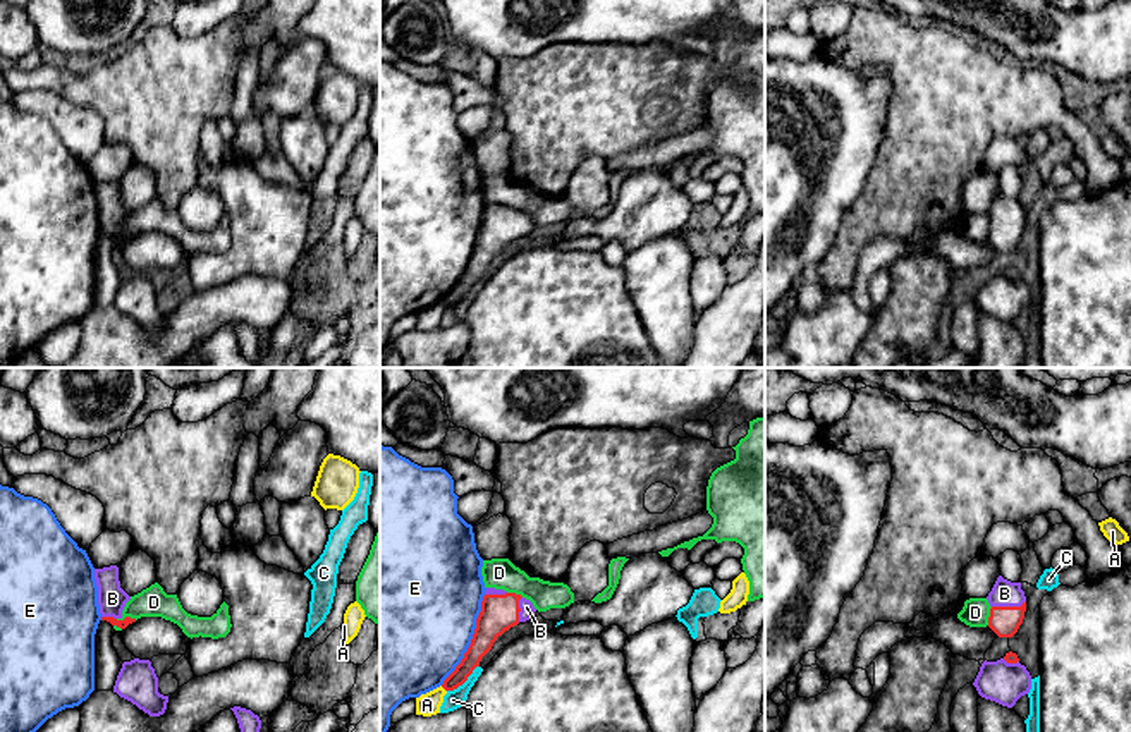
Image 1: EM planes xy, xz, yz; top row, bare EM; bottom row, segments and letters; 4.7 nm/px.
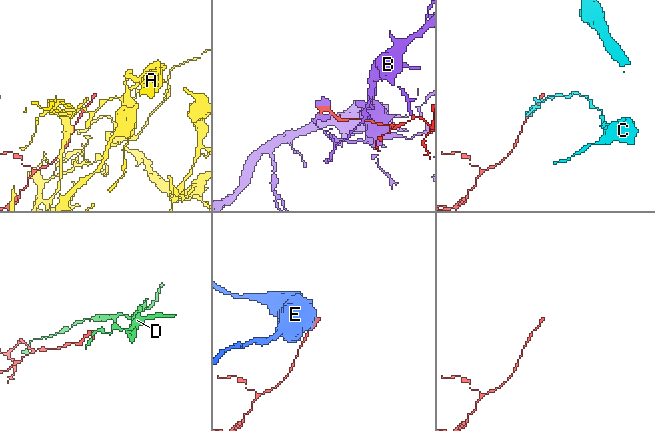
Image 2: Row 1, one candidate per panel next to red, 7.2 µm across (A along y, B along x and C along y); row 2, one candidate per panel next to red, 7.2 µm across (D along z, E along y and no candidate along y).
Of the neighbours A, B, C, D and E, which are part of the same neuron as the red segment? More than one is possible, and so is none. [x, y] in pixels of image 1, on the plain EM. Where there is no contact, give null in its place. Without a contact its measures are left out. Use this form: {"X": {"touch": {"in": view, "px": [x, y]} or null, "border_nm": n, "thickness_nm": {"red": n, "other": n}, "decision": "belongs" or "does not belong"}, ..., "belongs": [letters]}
{"A": {"touch": {"in": "xz", "px": [444, 303]}, "border_nm": 40, "thickness_nm": {"red": 90, "other": 110}, "decision": "does not belong"}, "B": {"touch": {"in": "yz", "px": [1008, 222]}, "border_nm": 160, "thickness_nm": {"red": 140, "other": 130}, "decision": "belongs"}, "C": {"touch": {"in": "xz", "px": [463, 298]}, "border_nm": 200, "thickness_nm": {"red": 110, "other": 90}, "decision": "does not belong"}, "D": {"touch": {"in": "xy", "px": [126, 232]}, "border_nm": 100, "thickness_nm": {"red": 50, "other": 140}, "decision": "does not belong"}, "E": {"touch": {"in": "xz", "px": [471, 255]}, "border_nm": 480, "thickness_nm": {"red": 180, "other": 500}, "decision": "does not belong"}, "belongs": ["B"]}

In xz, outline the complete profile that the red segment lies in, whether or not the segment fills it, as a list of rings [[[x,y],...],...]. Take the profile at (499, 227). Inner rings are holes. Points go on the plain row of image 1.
[[[486,203],[471,259],[442,302],[454,306],[462,301],[473,285],[480,282],[481,273],[492,265],[497,253],[519,237],[529,235],[535,227],[533,218],[521,210]]]

